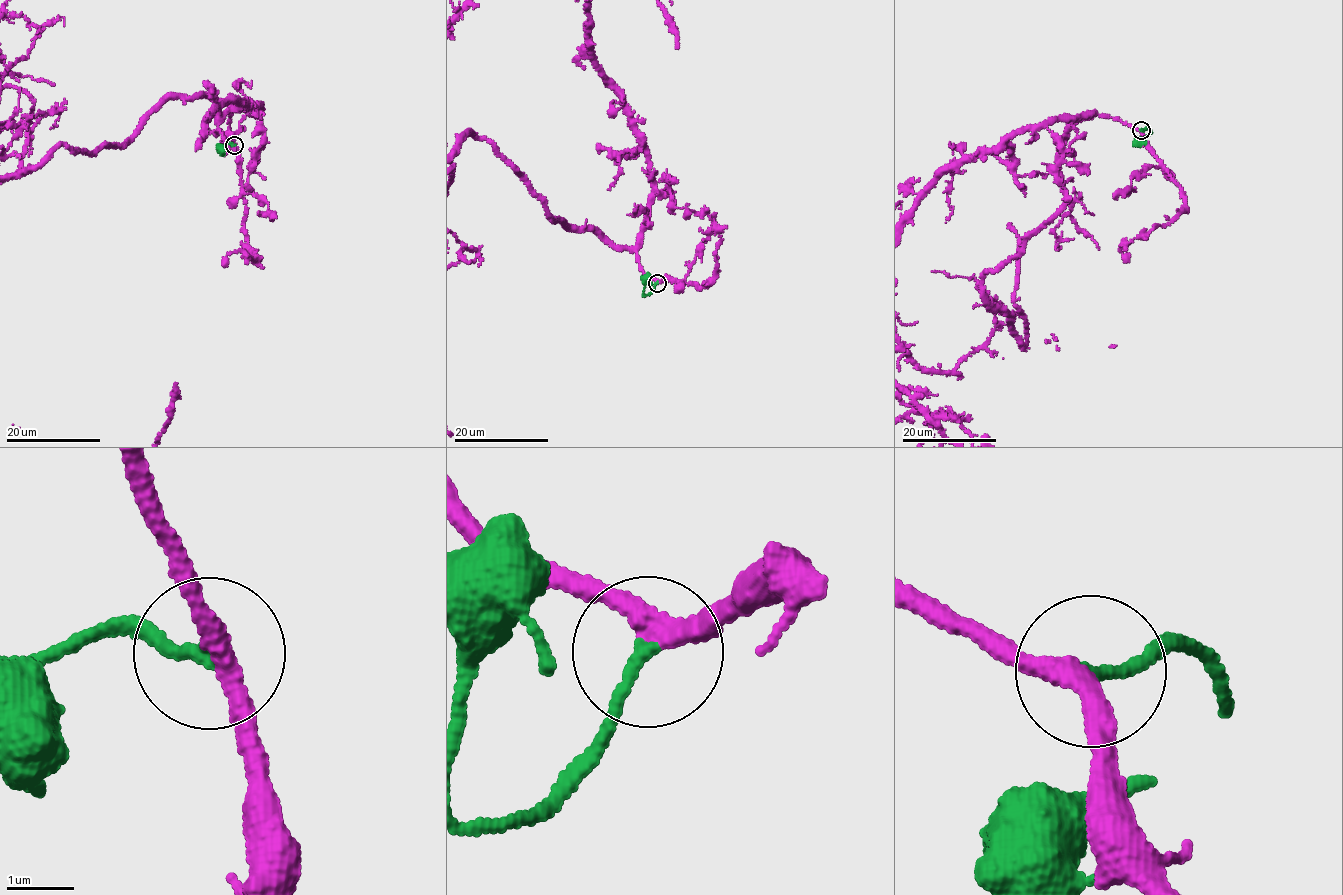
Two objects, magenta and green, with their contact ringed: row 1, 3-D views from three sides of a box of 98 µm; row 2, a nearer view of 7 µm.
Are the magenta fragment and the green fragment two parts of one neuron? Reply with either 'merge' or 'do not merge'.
merge

